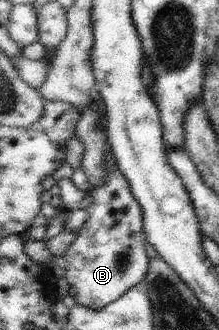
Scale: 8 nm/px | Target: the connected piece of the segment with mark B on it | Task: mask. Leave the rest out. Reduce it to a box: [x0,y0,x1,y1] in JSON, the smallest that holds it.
[65,150,153,311]

